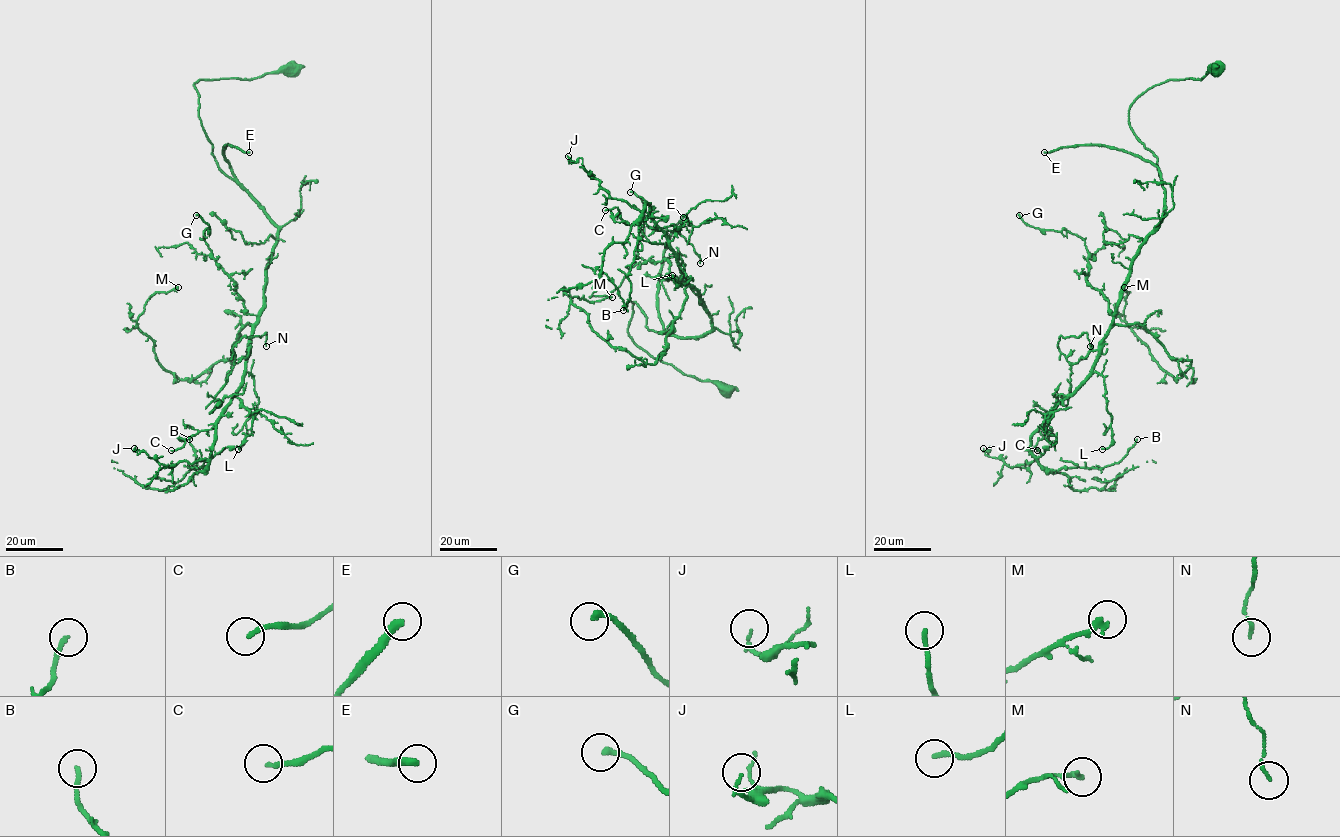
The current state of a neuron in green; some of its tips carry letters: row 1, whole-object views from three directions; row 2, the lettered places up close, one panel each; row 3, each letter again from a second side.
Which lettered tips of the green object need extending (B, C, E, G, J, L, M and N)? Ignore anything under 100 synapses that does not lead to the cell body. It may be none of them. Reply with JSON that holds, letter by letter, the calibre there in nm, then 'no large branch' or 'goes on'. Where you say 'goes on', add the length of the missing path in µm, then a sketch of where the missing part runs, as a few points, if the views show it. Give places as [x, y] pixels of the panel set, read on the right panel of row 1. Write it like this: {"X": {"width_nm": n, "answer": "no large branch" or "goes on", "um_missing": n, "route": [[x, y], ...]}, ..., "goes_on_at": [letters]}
{"B": {"width_nm": 180, "answer": "no large branch"}, "C": {"width_nm": 170, "answer": "no large branch"}, "E": {"width_nm": 320, "answer": "goes on", "um_missing": 250, "route": [[1044, 152], [1027, 168], [1033, 201], [1113, 279], [1131, 333], [1104, 372], [1045, 370], [1183, 337], [1215, 239]]}, "G": {"width_nm": 240, "answer": "no large branch"}, "J": {"width_nm": 160, "answer": "no large branch"}, "L": {"width_nm": 190, "answer": "no large branch"}, "M": {"width_nm": 240, "answer": "no large branch"}, "N": {"width_nm": 110, "answer": "no large branch"}, "goes_on_at": ["E"]}

